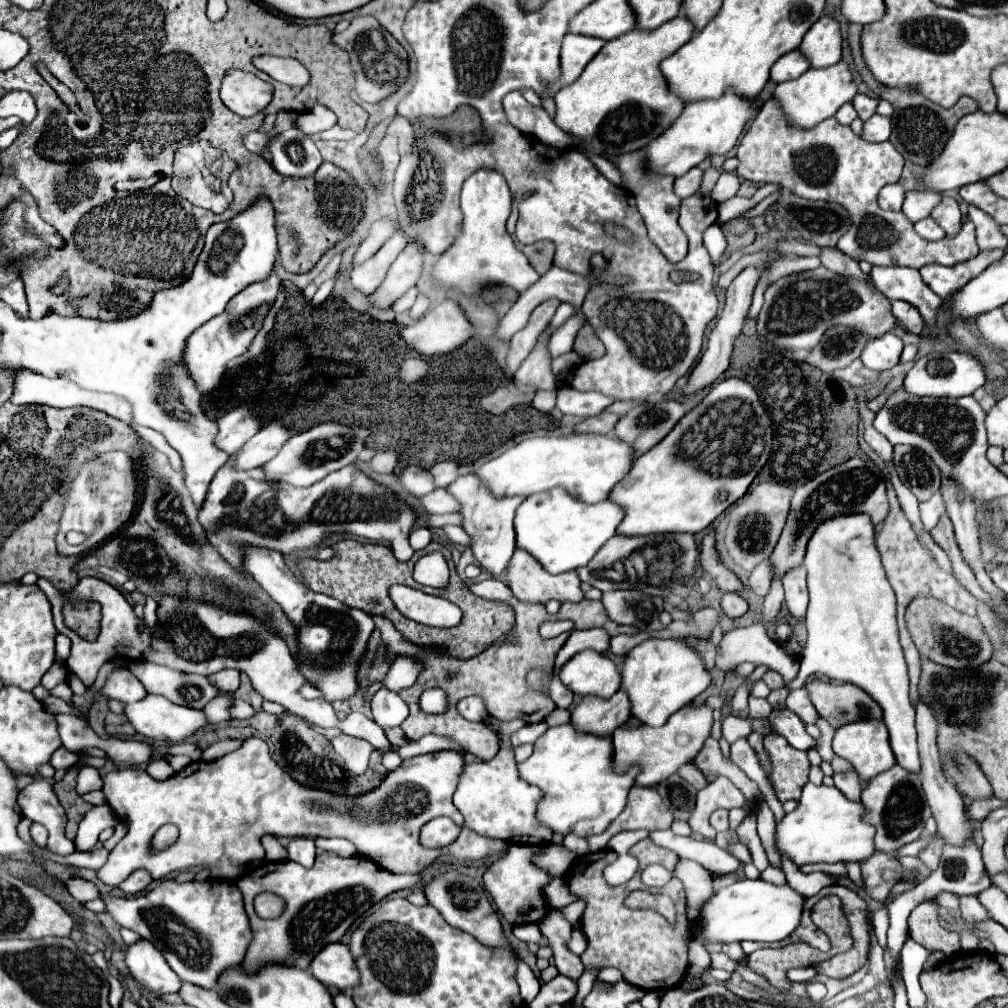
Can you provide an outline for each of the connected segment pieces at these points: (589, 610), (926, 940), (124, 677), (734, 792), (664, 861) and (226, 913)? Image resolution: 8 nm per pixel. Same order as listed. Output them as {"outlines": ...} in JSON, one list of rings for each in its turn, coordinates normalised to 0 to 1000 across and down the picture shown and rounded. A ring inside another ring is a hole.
{"outlines":[[[[578,595],[578,597],[559,597],[555,607],[551,609],[553,615],[564,613],[570,617],[572,625],[582,625],[582,623],[600,623],[606,631],[612,629],[630,629],[632,623],[626,621],[616,621],[604,615],[602,605],[594,595]]],[[[914,895],[901,911],[901,921],[904,931],[921,942],[935,943],[944,948],[953,942],[952,931],[949,925],[939,925],[932,919],[930,895]]],[[[118,663],[106,671],[100,683],[100,688],[104,692],[112,692],[112,694],[126,698],[126,696],[142,694],[146,685],[142,683],[142,679],[138,679],[138,675],[126,663]]],[[[713,770],[707,776],[703,776],[697,784],[693,784],[691,800],[684,813],[686,823],[697,829],[709,829],[709,823],[703,817],[703,810],[707,804],[715,802],[717,798],[729,798],[731,802],[735,802],[737,798],[741,798],[741,792],[725,774],[721,774],[719,770]]],[[[644,831],[632,835],[630,839],[626,839],[624,847],[628,847],[634,853],[634,863],[632,867],[618,879],[604,879],[598,871],[598,861],[602,859],[602,855],[610,855],[612,853],[612,845],[608,843],[596,843],[590,847],[582,847],[576,849],[568,855],[564,869],[563,869],[563,879],[566,883],[566,887],[580,891],[582,893],[582,901],[576,909],[576,921],[578,927],[582,929],[584,937],[582,942],[576,946],[576,952],[580,956],[580,960],[592,958],[592,960],[602,960],[602,958],[610,958],[616,962],[618,970],[638,982],[664,982],[664,980],[672,980],[676,976],[676,972],[682,966],[682,938],[686,935],[686,915],[682,911],[682,893],[680,893],[680,883],[674,871],[666,871],[666,875],[662,879],[658,879],[658,883],[654,881],[642,881],[636,875],[636,865],[640,863],[640,859],[644,857],[656,857],[662,863],[670,863],[670,857],[674,855],[674,849],[662,841],[654,841],[650,839]],[[628,883],[642,883],[642,885],[656,885],[662,887],[670,899],[672,899],[672,917],[668,923],[668,933],[658,933],[658,942],[634,942],[636,937],[640,933],[628,933],[626,925],[628,917],[626,913],[616,913],[616,903],[618,903],[618,893],[624,889],[624,885]]],[[[209,871],[203,875],[176,877],[172,873],[162,873],[144,887],[132,891],[106,887],[102,893],[106,905],[118,919],[130,921],[138,929],[150,933],[162,942],[164,952],[182,974],[199,980],[213,980],[217,966],[223,960],[239,956],[249,937],[249,921],[241,901],[241,889],[231,875]],[[201,944],[205,954],[195,954],[195,946],[201,948]]]]}

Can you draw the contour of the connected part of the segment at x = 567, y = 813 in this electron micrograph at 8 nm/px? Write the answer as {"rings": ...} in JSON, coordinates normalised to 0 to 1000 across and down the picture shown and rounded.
{"rings":[[[566,716],[545,722],[533,736],[531,746],[525,754],[513,760],[515,768],[521,776],[535,780],[541,786],[541,794],[533,802],[533,813],[543,817],[549,825],[555,825],[557,829],[568,825],[574,829],[584,827],[596,827],[610,810],[614,810],[622,798],[622,788],[630,780],[630,772],[634,768],[632,760],[626,760],[622,766],[614,768],[610,766],[610,754],[608,754],[608,732],[606,730],[588,730],[584,726],[574,726]]]}

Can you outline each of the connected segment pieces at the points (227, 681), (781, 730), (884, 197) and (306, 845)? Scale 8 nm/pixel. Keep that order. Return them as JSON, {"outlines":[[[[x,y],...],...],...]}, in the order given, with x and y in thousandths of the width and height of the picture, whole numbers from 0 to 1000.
{"outlines":[[[[221,665],[207,671],[207,677],[217,683],[219,687],[233,687],[237,683],[237,667],[235,665]]],[[[781,702],[779,704],[769,704],[769,706],[765,706],[763,716],[765,716],[767,726],[779,730],[785,740],[795,742],[795,744],[803,744],[803,742],[809,740],[809,732],[805,732],[799,726],[799,720],[789,706],[785,706]]],[[[892,181],[880,183],[880,185],[874,187],[870,198],[872,198],[872,204],[876,208],[894,208],[894,202],[898,198],[898,188]]],[[[291,831],[287,837],[287,853],[309,861],[313,855],[313,833],[311,831]]]]}

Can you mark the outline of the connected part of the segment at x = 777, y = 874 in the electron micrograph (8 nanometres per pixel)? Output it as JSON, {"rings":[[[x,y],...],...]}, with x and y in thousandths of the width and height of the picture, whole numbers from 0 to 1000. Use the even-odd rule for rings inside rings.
{"rings":[[[761,859],[761,863],[759,865],[755,865],[755,871],[757,873],[761,873],[761,875],[765,875],[765,877],[771,877],[771,879],[775,879],[775,877],[779,877],[781,873],[779,873],[779,867],[777,867],[777,863],[773,861],[773,859]]]}

